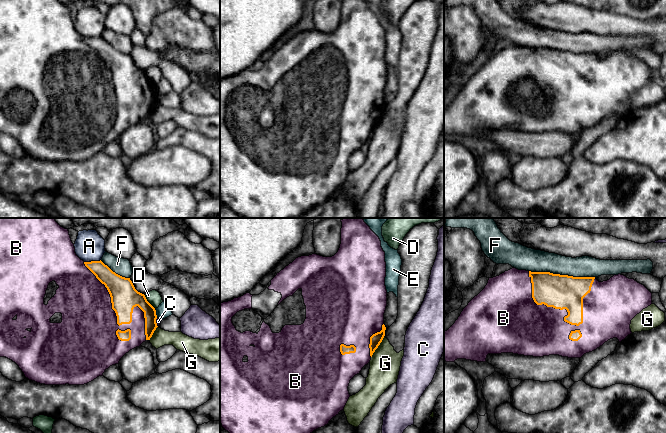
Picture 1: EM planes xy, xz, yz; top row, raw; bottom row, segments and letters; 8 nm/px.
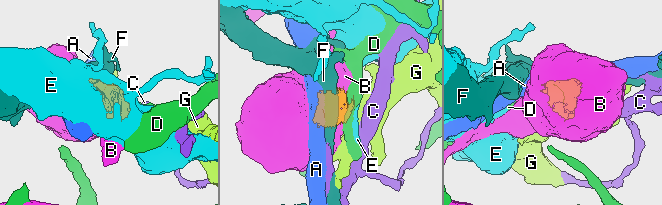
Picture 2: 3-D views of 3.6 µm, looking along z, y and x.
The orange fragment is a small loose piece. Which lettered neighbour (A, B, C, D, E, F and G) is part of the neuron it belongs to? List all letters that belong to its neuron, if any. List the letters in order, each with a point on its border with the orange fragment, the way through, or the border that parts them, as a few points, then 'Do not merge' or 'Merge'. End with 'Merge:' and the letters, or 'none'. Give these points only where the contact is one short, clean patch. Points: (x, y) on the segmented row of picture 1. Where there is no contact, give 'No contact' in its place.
A: Touches orange at xy (92, 261). Boundary: xy (100, 259), (84, 262). Do not merge
B: Touches orange at yz (550, 306). Merge
C: Touches orange at xy (155, 322). Boundary: xy (156, 318), (157, 326). Do not merge
D: Touches orange at xy (148, 302). Do not merge
E: Touches orange at xy (155, 313). Boundary: xy (154, 309), (157, 317). Do not merge
F: Touches orange at yz (562, 275). Do not merge
G: Touches orange at xz (378, 345). Boundary: xz (384, 335), (371, 357). Do not merge
Merge: B

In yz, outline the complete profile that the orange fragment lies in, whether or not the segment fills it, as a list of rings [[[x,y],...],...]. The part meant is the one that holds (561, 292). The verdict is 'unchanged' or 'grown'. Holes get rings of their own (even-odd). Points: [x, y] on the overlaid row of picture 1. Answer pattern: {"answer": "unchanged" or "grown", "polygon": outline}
{"answer": "grown", "polygon": [[[512,268],[489,278],[485,288],[468,303],[455,323],[444,332],[444,361],[466,359],[486,362],[488,354],[501,353],[581,358],[610,339],[617,338],[619,342],[624,340],[632,333],[631,320],[651,304],[652,293],[644,285],[621,274],[599,282],[595,277],[573,277]]]}

